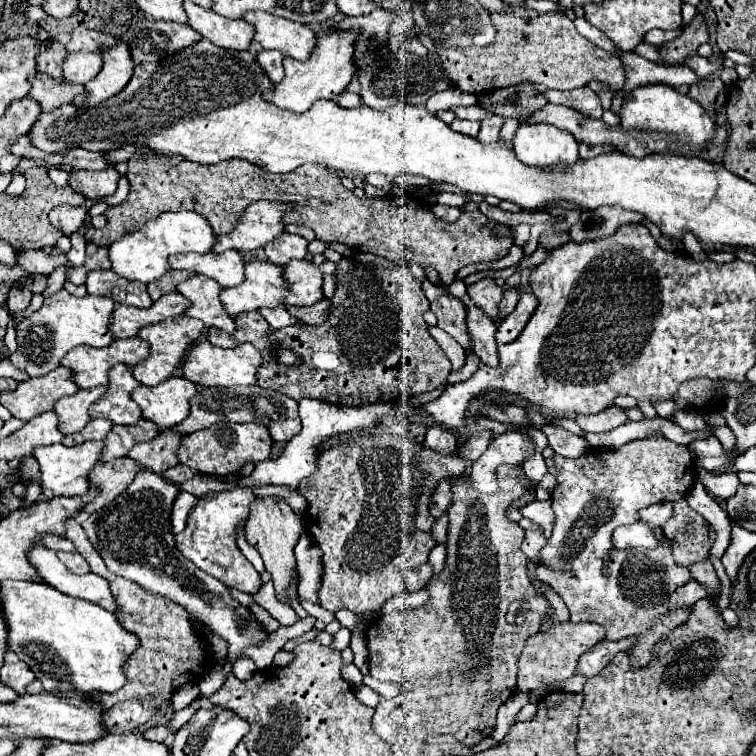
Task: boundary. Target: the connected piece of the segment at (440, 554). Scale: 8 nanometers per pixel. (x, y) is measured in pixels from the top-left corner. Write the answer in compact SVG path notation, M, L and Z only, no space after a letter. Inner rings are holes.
M437 544L429 554L429 564L433 568L433 578L437 578L445 568L445 546Z

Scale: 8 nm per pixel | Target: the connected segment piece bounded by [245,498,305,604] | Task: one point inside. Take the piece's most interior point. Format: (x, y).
(274, 529)

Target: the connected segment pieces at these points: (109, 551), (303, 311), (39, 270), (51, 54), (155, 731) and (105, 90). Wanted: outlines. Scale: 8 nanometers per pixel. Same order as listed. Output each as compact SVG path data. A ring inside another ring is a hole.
M149 470L139 472L135 482L123 494L119 494L103 510L89 514L81 526L85 528L93 548L101 554L113 574L137 582L141 588L181 604L191 618L199 620L229 642L227 660L231 663L226 663L221 670L208 670L206 675L204 672L198 678L200 694L208 698L223 685L227 674L232 670L233 662L241 656L245 648L261 646L273 634L261 626L261 622L247 606L239 604L231 596L229 588L221 584L221 580L201 572L191 560L185 560L185 556L177 552L175 534L169 526L169 516L173 500L179 492L179 486L165 482L159 474Z
M321 300L317 302L315 306L287 306L287 310L297 316L299 320L303 320L305 324L311 324L311 326L317 326L317 324L323 324L327 320L327 314L329 314L329 308L331 308L331 300Z
M42 249L41 250L30 250L29 252L23 252L19 255L17 255L17 262L19 265L29 274L51 274L57 266L61 266L60 264L67 264L67 258L65 258L65 254L63 254L63 260L59 260L59 264L56 264L56 262L49 263L49 260L55 259L51 257L53 255L47 255Z
M51 40L47 50L43 54L37 56L37 70L47 74L47 76L53 76L53 80L61 80L61 82L67 82L65 76L61 76L61 64L65 62L63 58L67 56L67 50L63 44L59 44L57 40Z
M161 724L161 726L153 726L153 728L147 728L143 730L143 736L149 738L149 740L159 740L159 742L165 742L165 744L171 744L173 742L173 736L175 732L171 730L171 724Z
M119 42L117 46L103 50L103 68L97 78L93 78L89 84L85 84L85 96L75 100L77 108L89 108L97 106L103 100L109 100L109 96L117 96L121 88L131 80L133 74L133 60L131 52L125 42Z

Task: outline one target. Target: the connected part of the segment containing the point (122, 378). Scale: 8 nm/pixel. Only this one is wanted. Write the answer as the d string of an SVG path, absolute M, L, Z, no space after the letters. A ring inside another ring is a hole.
M117 364L109 374L109 390L101 396L89 410L91 418L109 418L115 424L135 424L141 420L141 408L131 398L133 388L139 388L137 380L131 376L131 368Z

